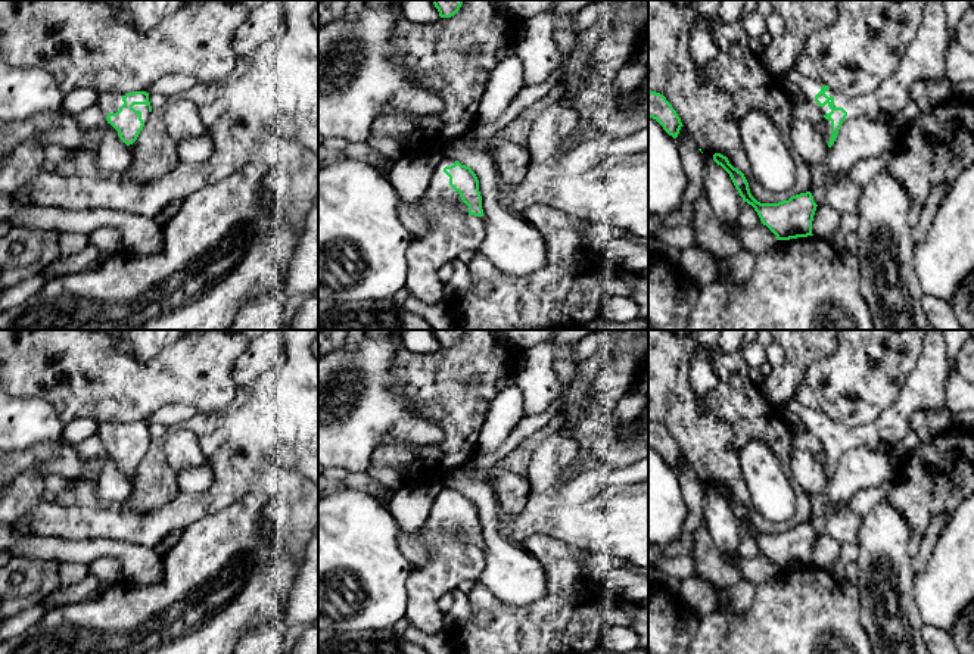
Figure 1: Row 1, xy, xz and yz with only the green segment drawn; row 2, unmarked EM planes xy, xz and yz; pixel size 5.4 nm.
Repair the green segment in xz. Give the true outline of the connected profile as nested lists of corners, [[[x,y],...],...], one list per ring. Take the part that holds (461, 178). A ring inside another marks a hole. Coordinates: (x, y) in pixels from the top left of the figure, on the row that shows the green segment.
[[[445,156],[418,203],[432,227],[408,245],[405,289],[433,305],[445,299],[438,270],[464,250],[477,252],[485,237],[479,180],[470,166]]]

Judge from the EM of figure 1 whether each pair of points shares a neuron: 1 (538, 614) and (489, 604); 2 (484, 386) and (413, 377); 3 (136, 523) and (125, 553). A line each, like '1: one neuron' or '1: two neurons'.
1: one neuron
2: one neuron
3: two neurons

